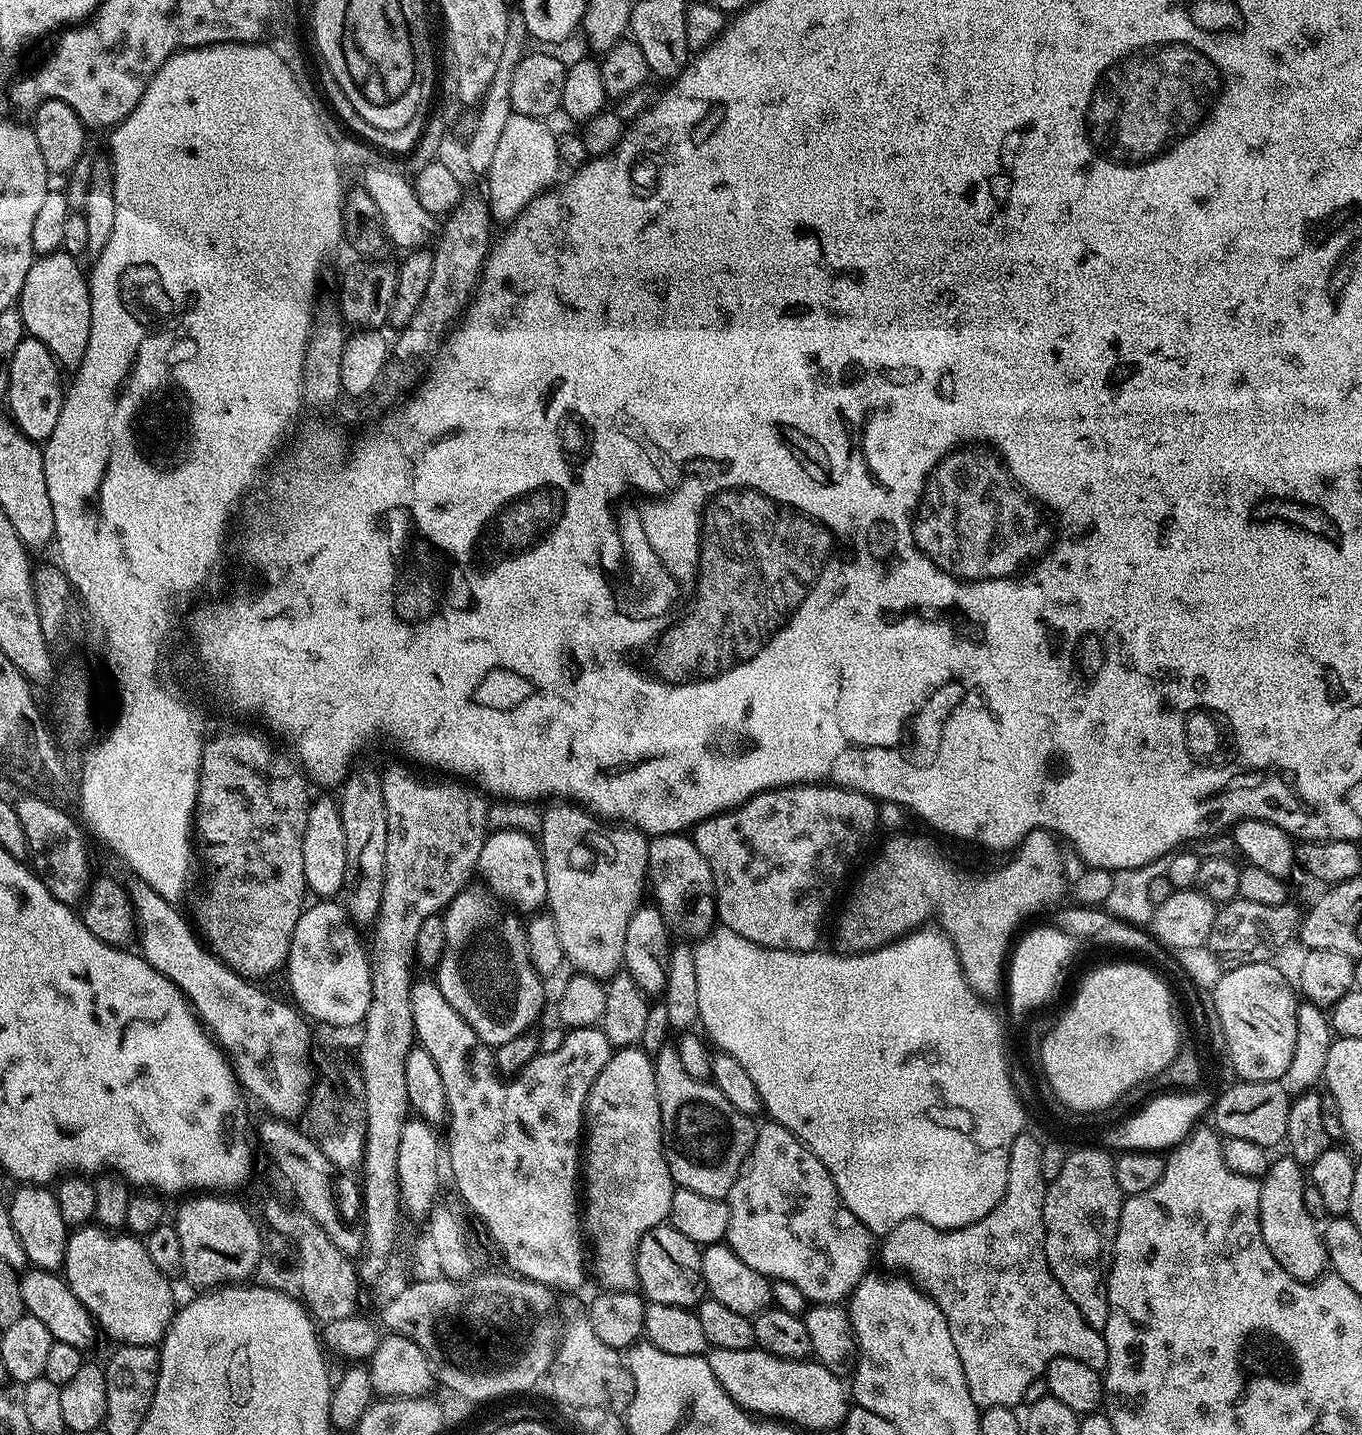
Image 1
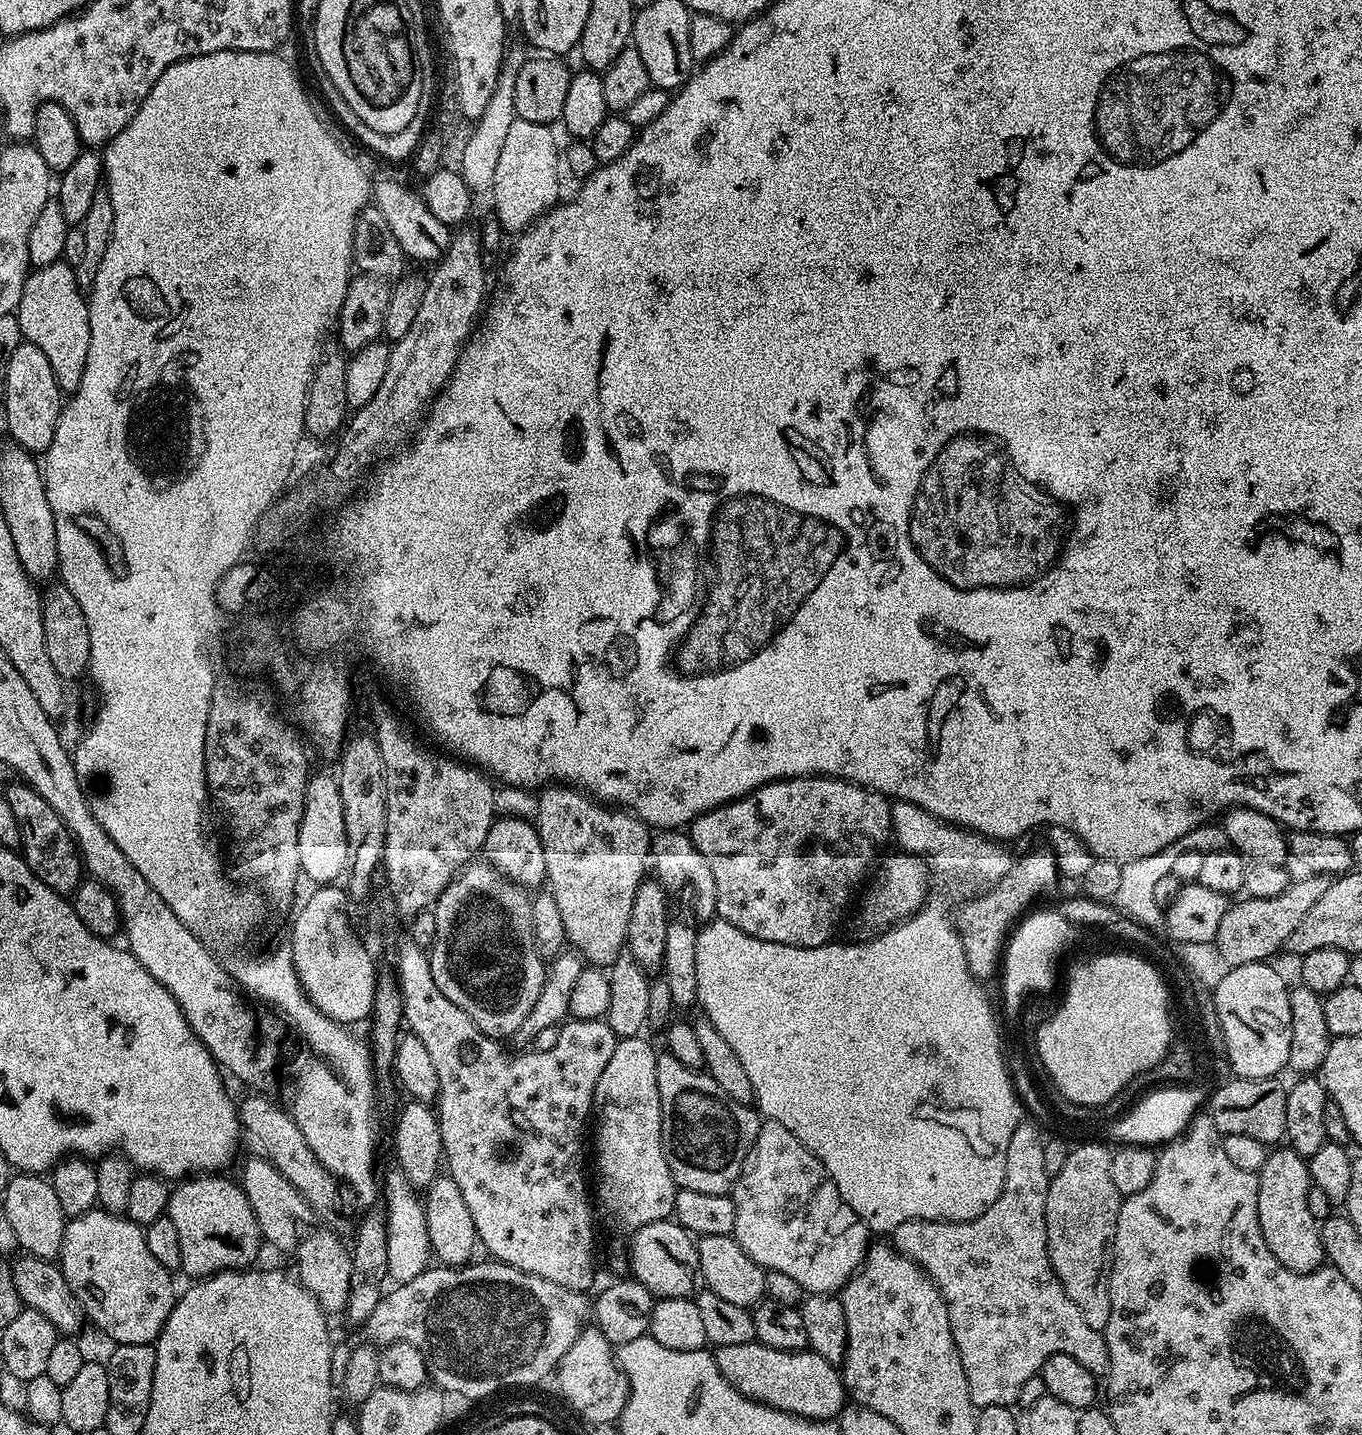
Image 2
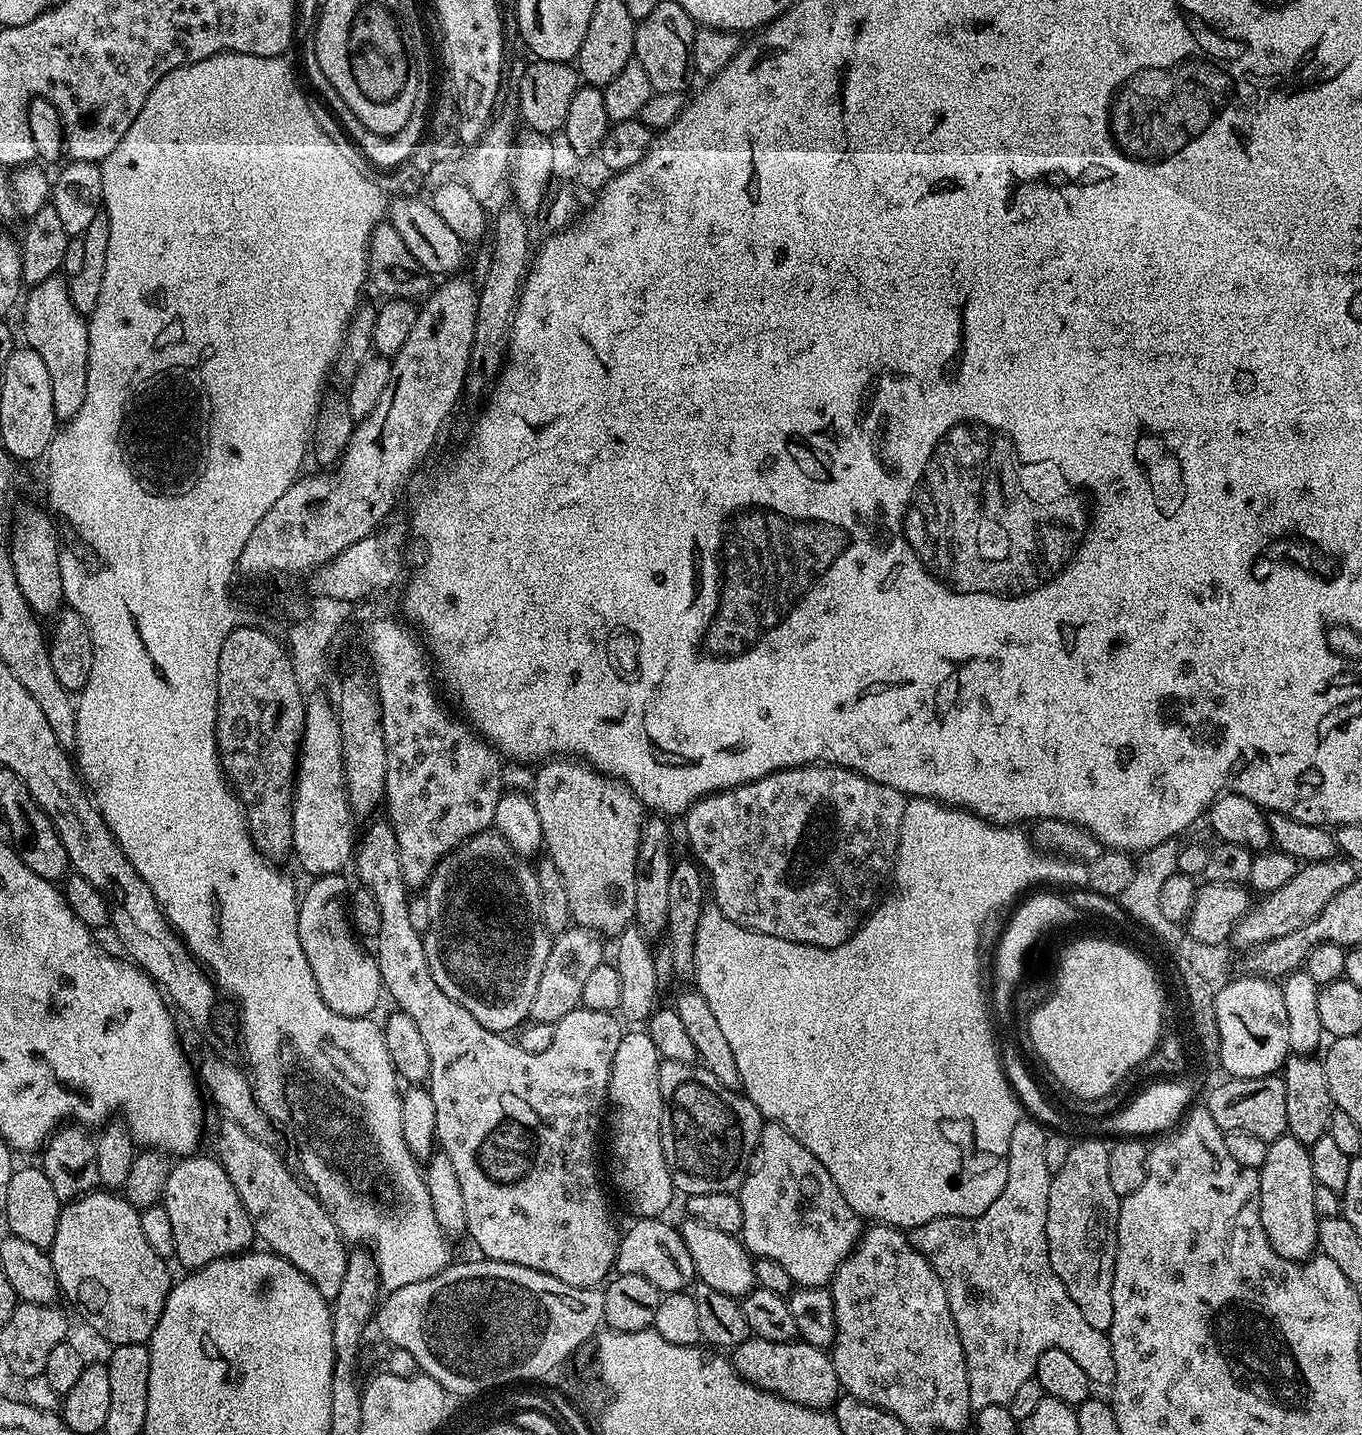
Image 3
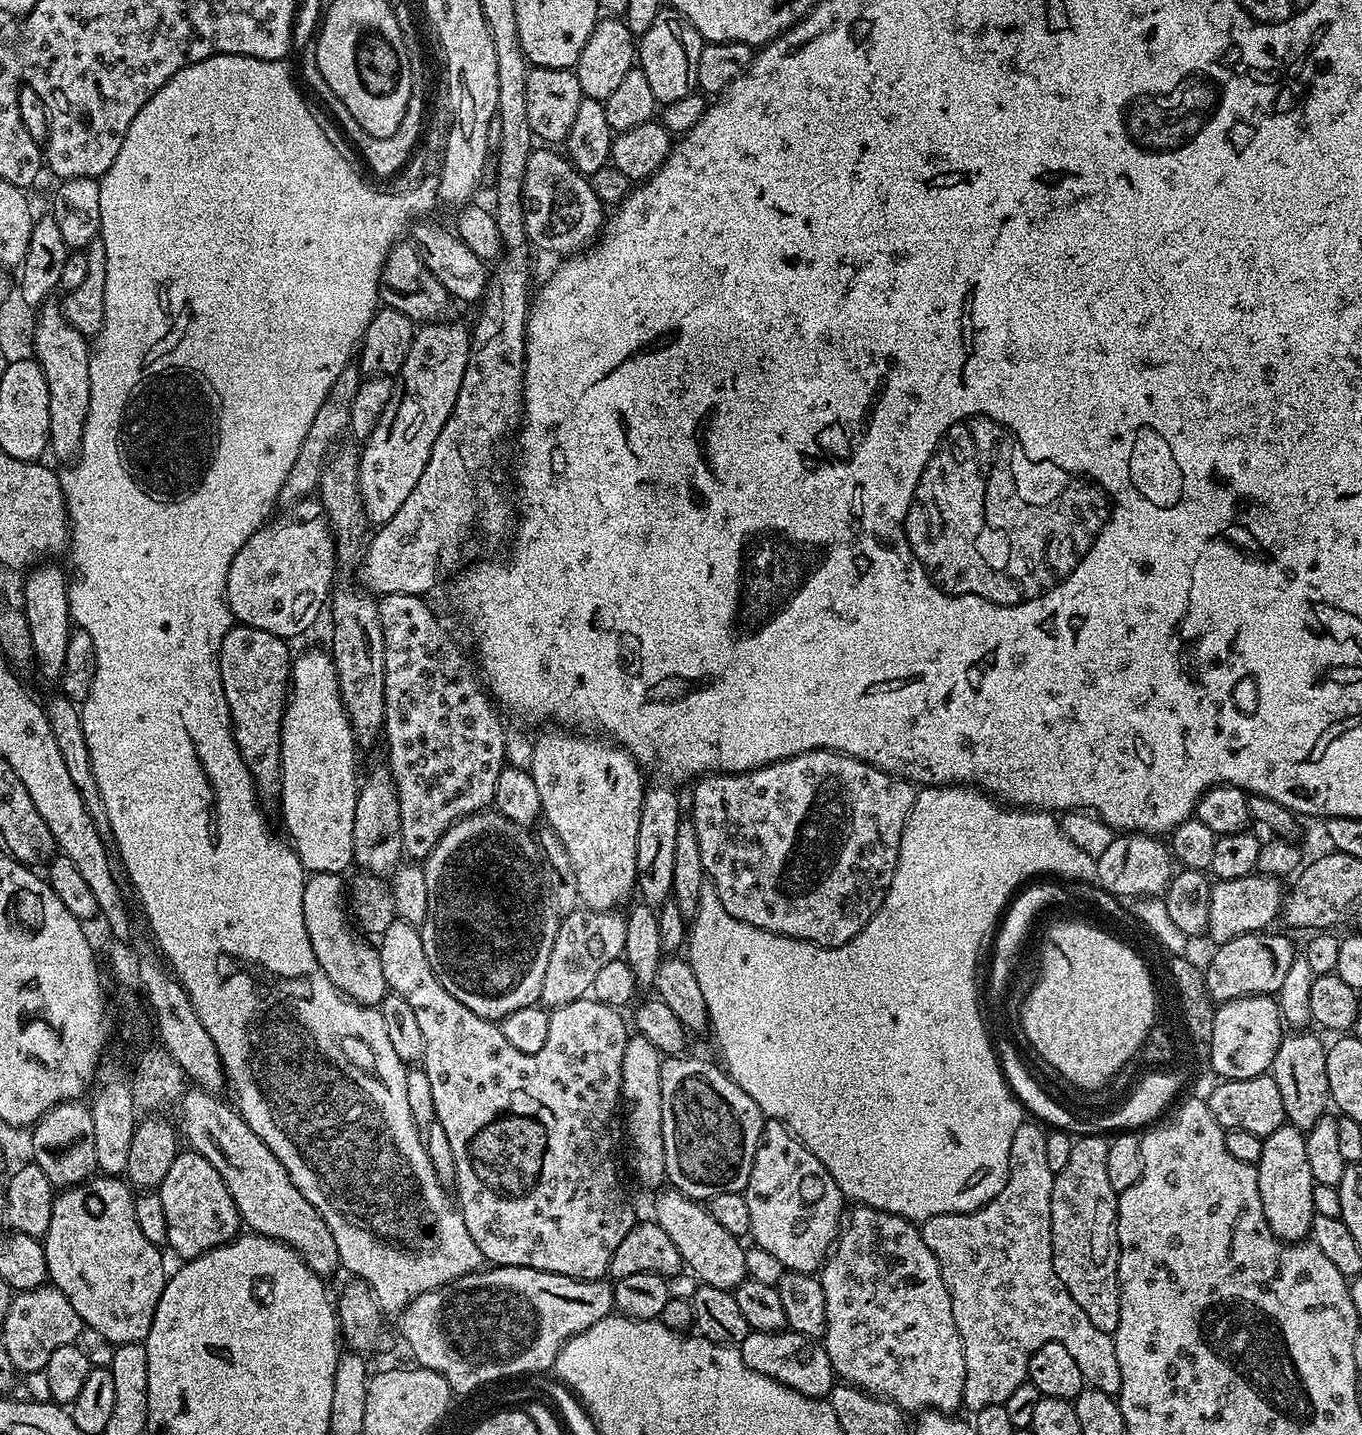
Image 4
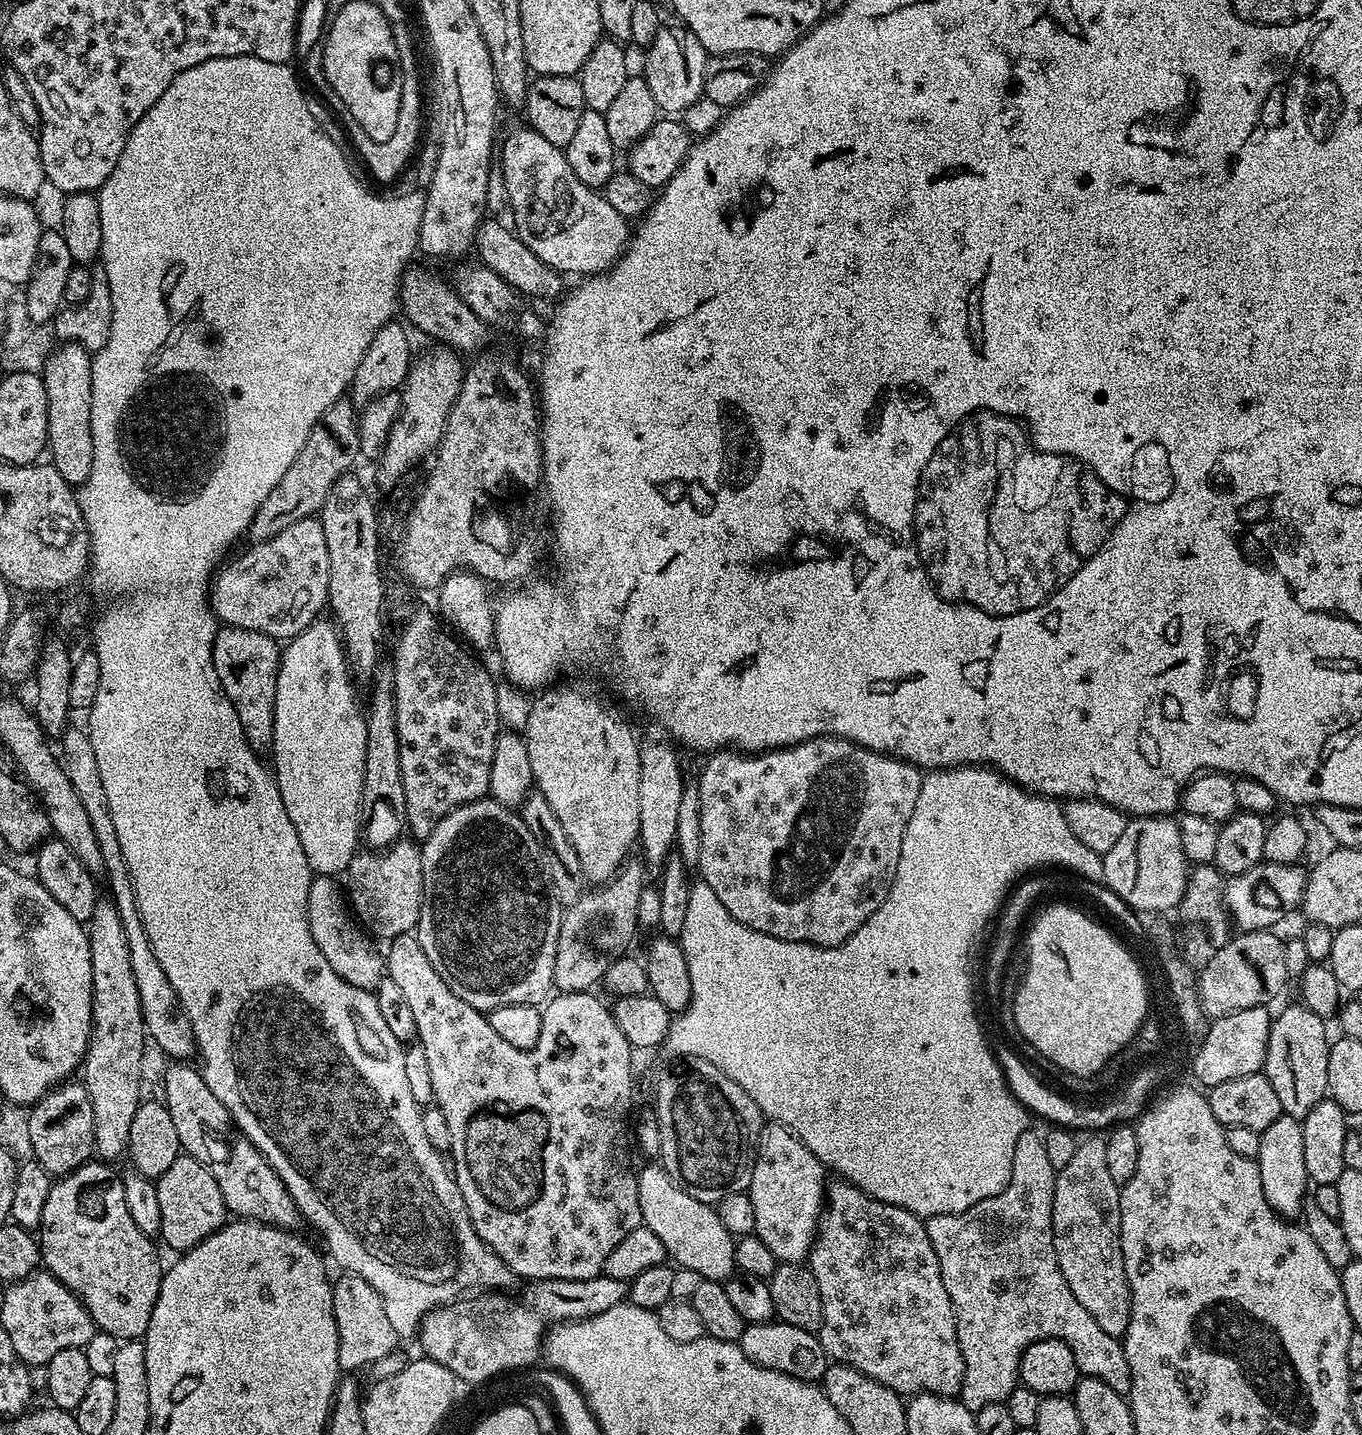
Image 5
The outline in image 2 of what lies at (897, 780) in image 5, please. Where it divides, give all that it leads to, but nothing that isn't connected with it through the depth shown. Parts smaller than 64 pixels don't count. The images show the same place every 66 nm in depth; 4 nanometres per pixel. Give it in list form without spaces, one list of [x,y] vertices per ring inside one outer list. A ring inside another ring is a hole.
[[[793,776],[774,780],[771,784],[763,784],[761,788],[756,788],[748,795],[741,796],[739,800],[721,804],[719,808],[702,814],[690,825],[691,840],[694,846],[706,856],[711,873],[714,874],[714,884],[717,887],[715,915],[719,919],[730,922],[730,926],[738,926],[738,930],[742,930],[754,938],[762,938],[762,942],[778,942],[782,946],[798,946],[799,948],[822,946],[835,937],[832,935],[835,934],[836,927],[839,926],[840,919],[844,916],[844,907],[851,902],[856,887],[860,883],[863,885],[869,879],[874,865],[881,859],[882,853],[885,851],[885,849],[883,850],[884,843],[890,840],[893,832],[892,804],[889,797],[883,796],[882,793],[876,792],[872,788],[851,784],[849,780],[837,780],[834,776]]]

